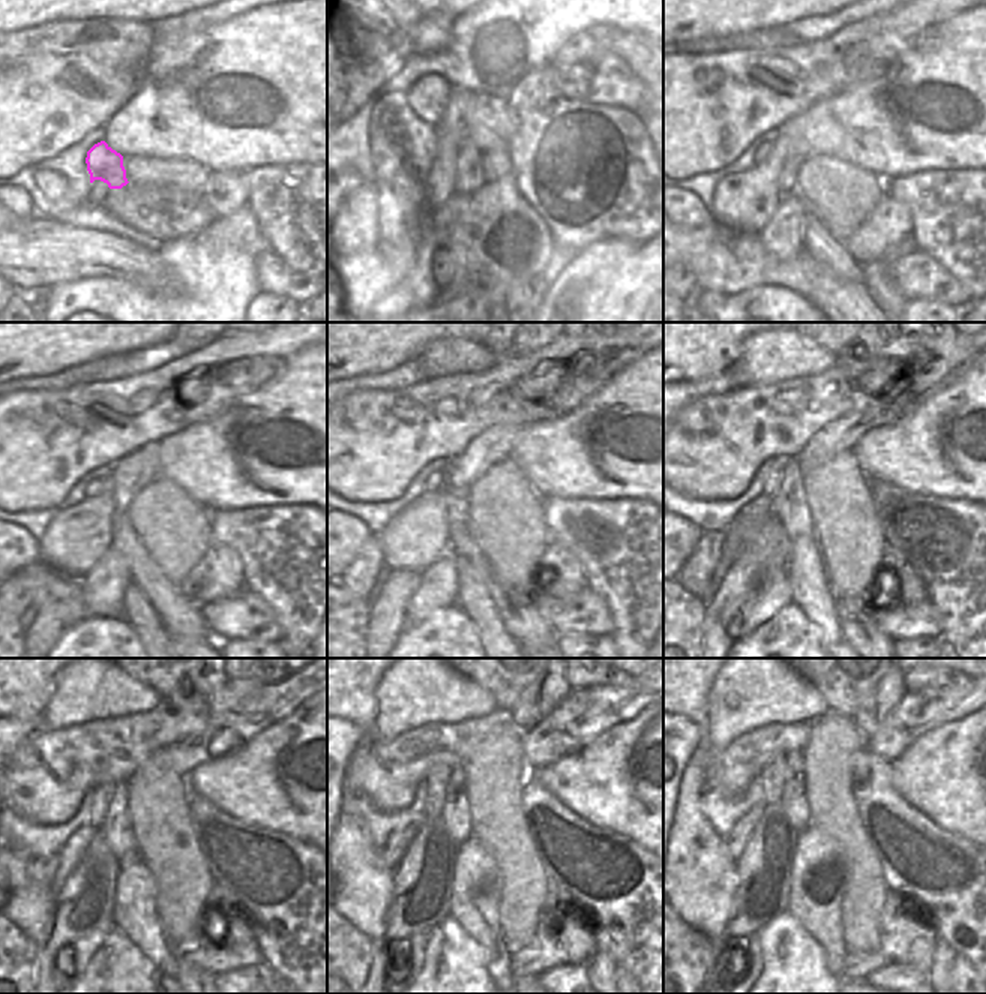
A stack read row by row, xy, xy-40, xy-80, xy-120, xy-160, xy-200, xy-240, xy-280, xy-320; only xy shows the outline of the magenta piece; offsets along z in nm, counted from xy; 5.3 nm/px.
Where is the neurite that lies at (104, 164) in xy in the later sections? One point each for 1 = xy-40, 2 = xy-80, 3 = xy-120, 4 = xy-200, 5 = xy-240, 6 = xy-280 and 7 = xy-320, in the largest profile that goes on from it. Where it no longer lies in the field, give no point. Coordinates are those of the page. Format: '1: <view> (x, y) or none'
1: xy-40 (431, 147)
2: xy-80 (764, 152)
3: xy-120 (95, 486)
4: xy-200 (772, 483)
5: xy-240 (102, 795)
6: xy-280 (438, 775)
7: xy-320 (773, 777)

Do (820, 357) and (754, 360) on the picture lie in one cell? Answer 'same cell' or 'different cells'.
same cell

